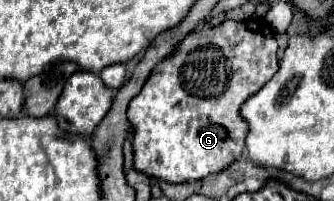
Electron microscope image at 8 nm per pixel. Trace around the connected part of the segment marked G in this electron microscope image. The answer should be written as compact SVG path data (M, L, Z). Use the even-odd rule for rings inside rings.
M264 18L244 22L224 20L218 26L204 24L192 30L182 44L154 70L144 90L132 98L128 120L134 126L134 168L170 184L200 180L228 168L246 148L248 122L240 118L240 106L256 94L276 72L276 38Z

